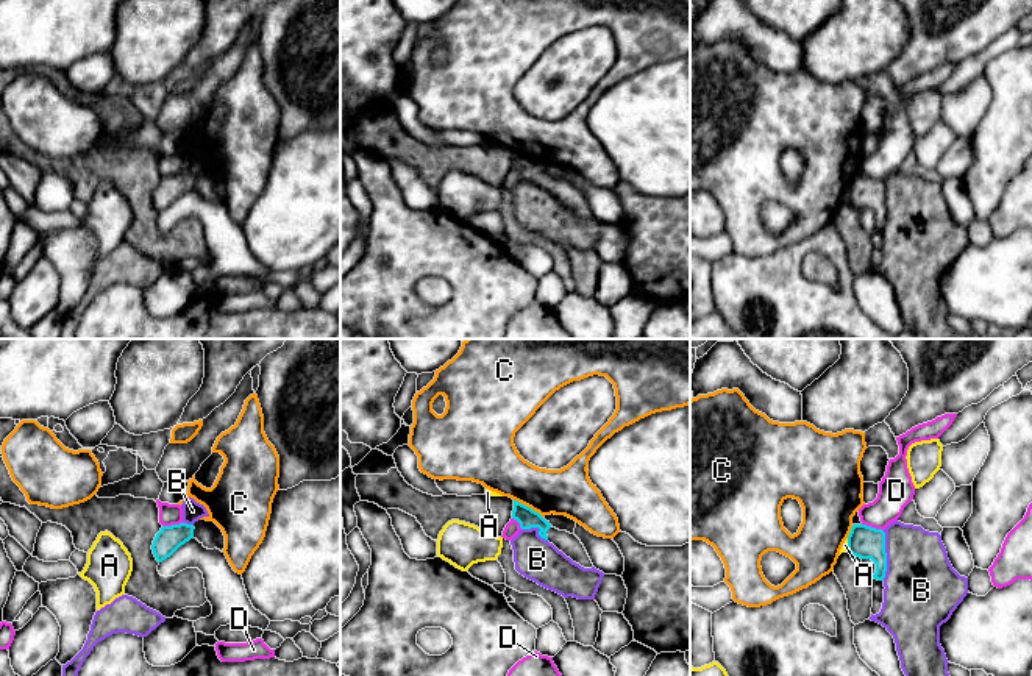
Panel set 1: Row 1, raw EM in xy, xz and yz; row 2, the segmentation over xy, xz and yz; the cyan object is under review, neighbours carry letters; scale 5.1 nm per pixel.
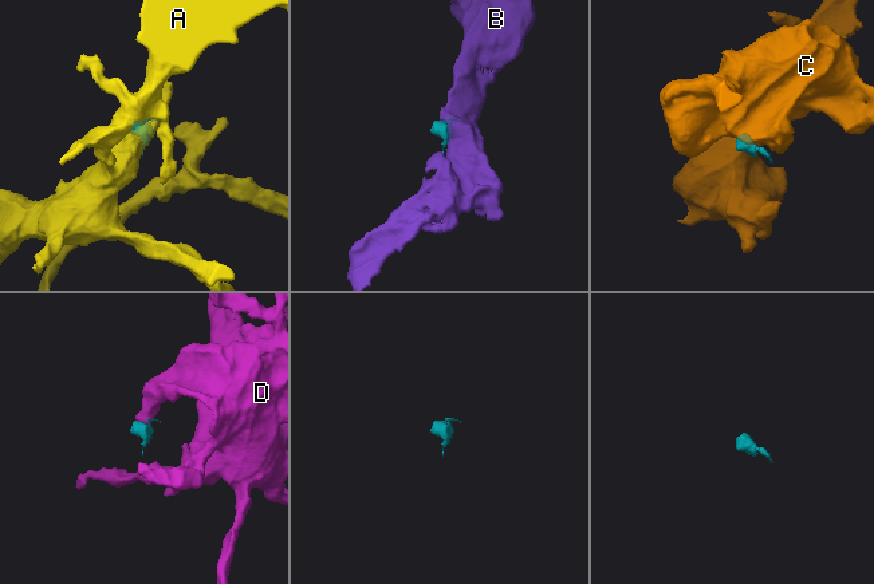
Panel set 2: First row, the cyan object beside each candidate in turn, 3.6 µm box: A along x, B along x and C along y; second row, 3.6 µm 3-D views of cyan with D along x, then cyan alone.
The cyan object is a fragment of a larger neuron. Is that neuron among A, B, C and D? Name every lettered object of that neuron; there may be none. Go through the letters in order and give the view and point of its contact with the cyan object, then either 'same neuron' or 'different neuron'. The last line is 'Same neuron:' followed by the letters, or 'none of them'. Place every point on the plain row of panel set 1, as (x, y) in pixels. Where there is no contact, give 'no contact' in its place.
A: contact yz (848, 195); different neuron
B: contact yz (886, 206); different neuron
C: contact xz (526, 156); different neuron
D: contact yz (870, 177); different neuron
Same neuron: none of them

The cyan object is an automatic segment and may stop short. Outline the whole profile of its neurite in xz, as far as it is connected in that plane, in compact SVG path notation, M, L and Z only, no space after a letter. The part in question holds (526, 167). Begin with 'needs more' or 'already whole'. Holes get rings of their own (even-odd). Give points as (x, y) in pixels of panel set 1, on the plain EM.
needs more | M514 150L512 169L520 173L521 180L539 178L539 186L553 194L573 212L584 219L592 219L593 214L581 194L581 190L567 181L559 181L550 175L539 162Z

